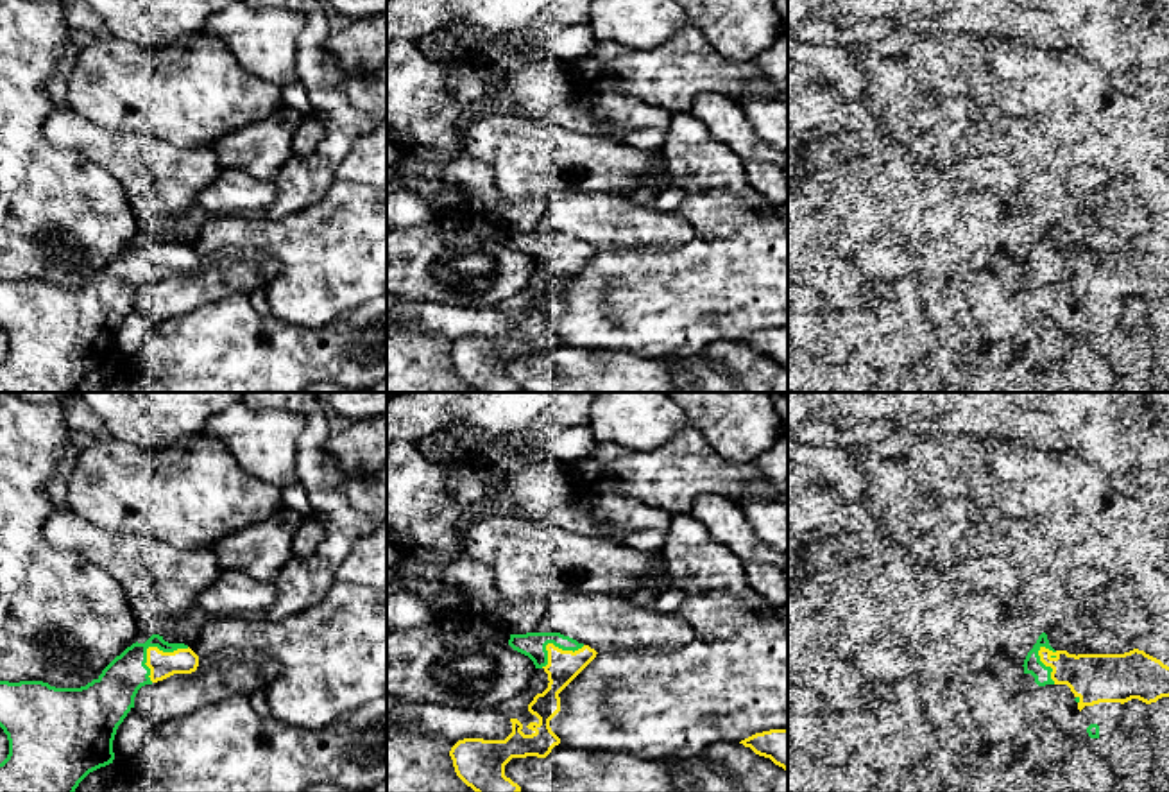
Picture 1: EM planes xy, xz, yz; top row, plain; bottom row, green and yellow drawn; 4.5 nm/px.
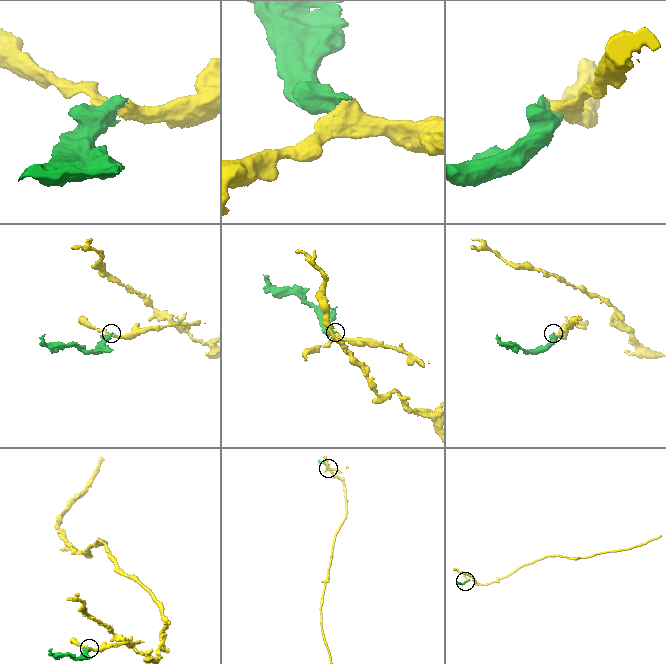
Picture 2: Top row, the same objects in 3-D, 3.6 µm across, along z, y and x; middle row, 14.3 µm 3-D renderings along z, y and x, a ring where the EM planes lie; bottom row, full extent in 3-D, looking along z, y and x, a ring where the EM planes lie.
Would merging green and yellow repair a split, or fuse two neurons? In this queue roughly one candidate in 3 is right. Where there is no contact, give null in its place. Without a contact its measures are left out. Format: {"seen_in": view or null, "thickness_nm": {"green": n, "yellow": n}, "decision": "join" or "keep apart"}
{"seen_in": "xy", "thickness_nm": {"green": 190, "yellow": 120}, "decision": "join"}

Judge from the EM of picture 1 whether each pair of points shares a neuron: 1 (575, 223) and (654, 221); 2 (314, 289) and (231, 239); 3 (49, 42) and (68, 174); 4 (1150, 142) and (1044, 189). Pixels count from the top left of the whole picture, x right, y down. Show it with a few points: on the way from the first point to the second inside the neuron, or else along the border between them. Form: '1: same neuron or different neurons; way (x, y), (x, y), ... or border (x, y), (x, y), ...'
1: same neuron; way (595, 223), (634, 223)
2: same neuron; way (298, 267), (269, 239), (253, 239)
3: same neuron; way (29, 76), (29, 138), (34, 144)
4: different neurons; border (1041, 129), (1069, 162)

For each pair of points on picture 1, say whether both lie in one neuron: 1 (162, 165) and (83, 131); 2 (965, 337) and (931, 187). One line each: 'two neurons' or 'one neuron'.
1: one neuron
2: two neurons

